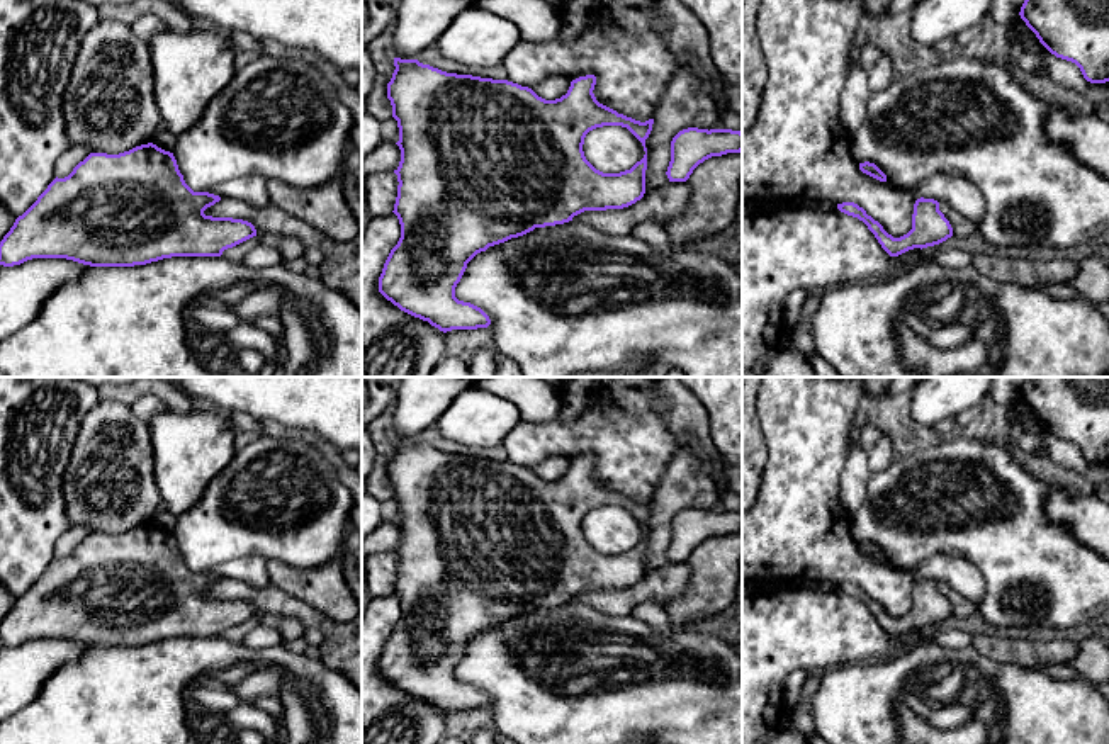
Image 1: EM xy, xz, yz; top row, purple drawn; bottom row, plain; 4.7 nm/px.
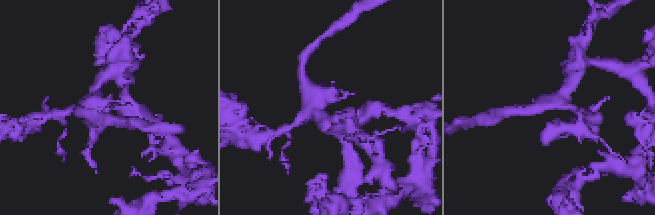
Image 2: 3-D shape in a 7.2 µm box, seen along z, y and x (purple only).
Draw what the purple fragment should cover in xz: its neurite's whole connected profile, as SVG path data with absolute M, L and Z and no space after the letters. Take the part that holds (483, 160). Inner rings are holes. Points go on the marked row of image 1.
M394 58L394 73L387 83L387 99L392 117L397 121L401 149L397 175L397 197L394 214L401 224L401 238L391 250L379 277L379 292L401 311L428 321L447 333L452 330L477 330L491 324L489 316L470 302L455 297L467 263L489 246L523 236L535 228L584 223L594 229L627 236L640 221L656 221L664 226L678 207L686 206L690 189L686 180L693 170L712 156L742 151L742 132L732 129L679 131L671 141L671 161L667 166L669 183L652 192L645 190L647 148L645 139L652 131L654 119L635 121L600 104L593 93L594 75L579 76L571 82L566 95L555 100L538 97L532 88L508 80L481 78L472 75L447 73L418 59ZM603 126L627 127L644 146L644 158L630 170L603 173L584 156L583 144L589 131Z

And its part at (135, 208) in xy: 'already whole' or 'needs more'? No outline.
needs more

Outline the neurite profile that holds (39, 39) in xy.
M0 0L0 204L15 217L56 178L58 161L71 146L63 93L78 49L97 20L97 8L83 0Z

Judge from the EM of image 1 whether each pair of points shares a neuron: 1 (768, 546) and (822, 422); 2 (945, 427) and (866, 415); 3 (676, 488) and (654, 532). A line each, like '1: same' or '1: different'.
1: same
2: different
3: same

